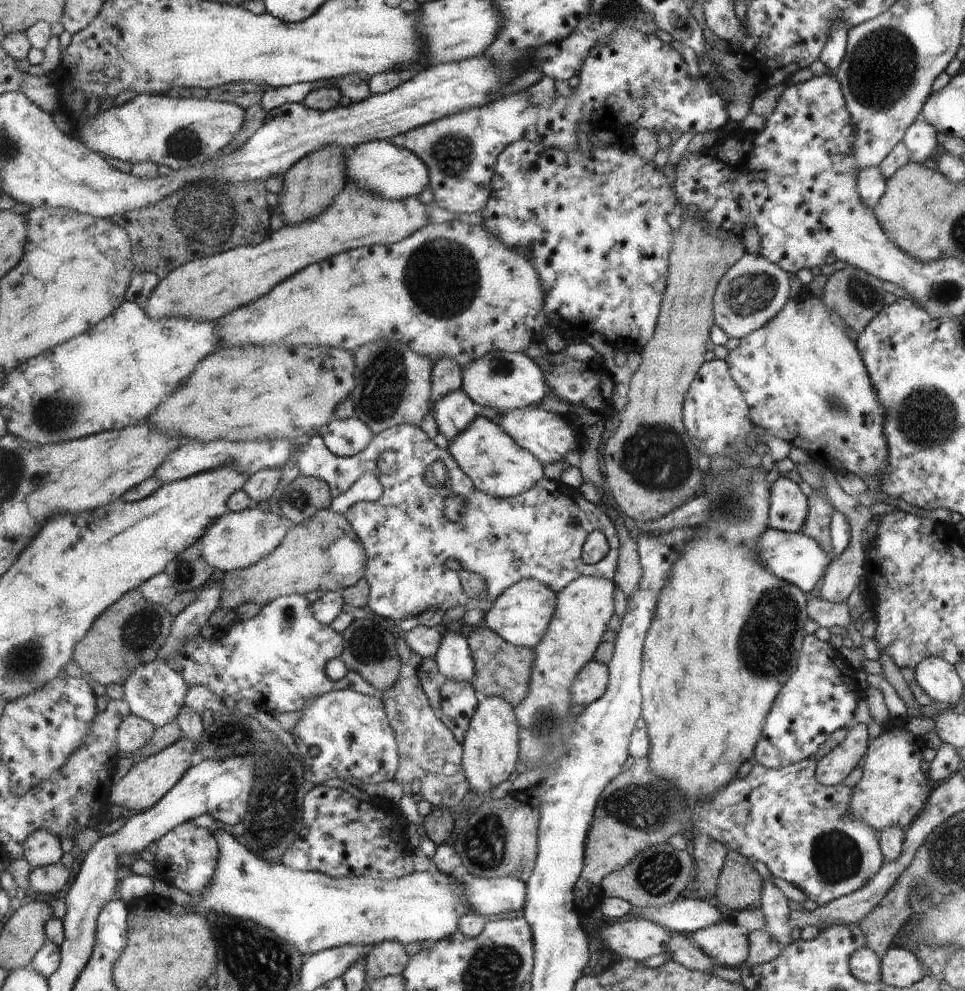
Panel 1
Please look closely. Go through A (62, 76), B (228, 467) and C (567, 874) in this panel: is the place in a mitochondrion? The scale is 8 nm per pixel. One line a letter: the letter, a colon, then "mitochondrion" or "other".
A: other
B: other
C: other

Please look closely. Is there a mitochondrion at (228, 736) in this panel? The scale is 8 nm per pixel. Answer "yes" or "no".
yes

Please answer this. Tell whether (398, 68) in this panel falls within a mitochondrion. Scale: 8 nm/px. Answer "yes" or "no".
no

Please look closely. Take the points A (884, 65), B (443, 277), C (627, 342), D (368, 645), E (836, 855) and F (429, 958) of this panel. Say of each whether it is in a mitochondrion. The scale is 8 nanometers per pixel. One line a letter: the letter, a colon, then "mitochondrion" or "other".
A: mitochondrion
B: mitochondrion
C: other
D: mitochondrion
E: mitochondrion
F: other

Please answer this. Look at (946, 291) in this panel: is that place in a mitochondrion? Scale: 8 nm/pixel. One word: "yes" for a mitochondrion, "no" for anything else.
yes

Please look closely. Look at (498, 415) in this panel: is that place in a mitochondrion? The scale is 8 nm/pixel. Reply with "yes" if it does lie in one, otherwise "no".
no

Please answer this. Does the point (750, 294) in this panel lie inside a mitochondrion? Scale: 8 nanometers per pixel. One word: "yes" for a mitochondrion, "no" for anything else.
yes

